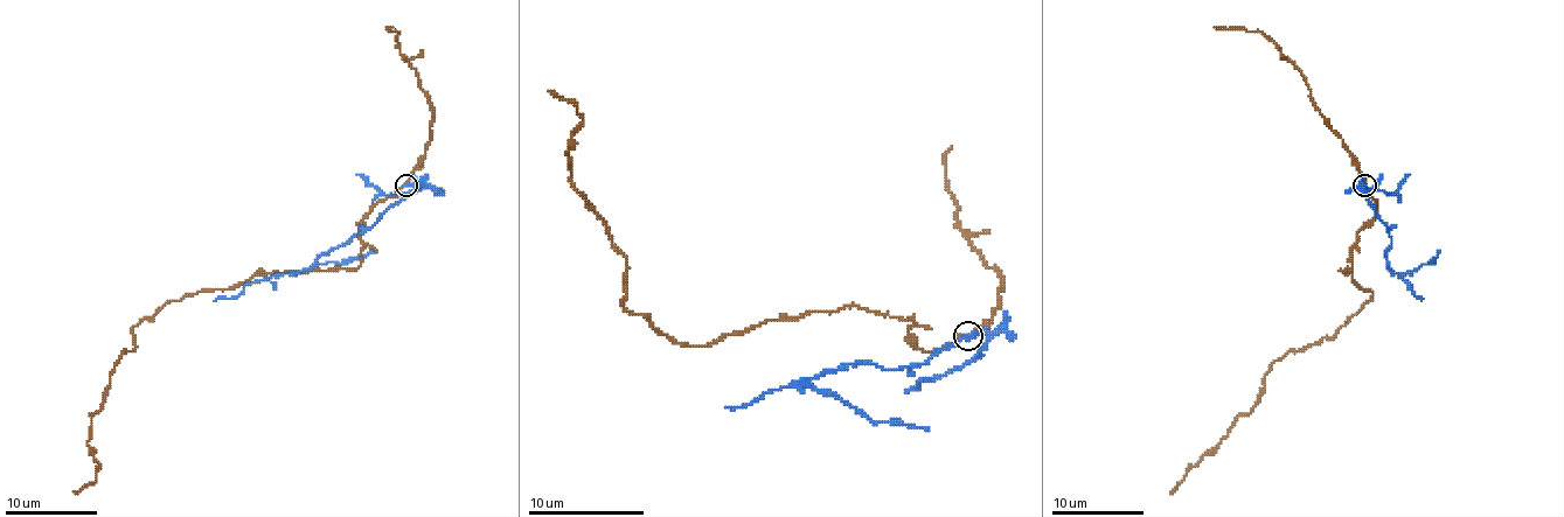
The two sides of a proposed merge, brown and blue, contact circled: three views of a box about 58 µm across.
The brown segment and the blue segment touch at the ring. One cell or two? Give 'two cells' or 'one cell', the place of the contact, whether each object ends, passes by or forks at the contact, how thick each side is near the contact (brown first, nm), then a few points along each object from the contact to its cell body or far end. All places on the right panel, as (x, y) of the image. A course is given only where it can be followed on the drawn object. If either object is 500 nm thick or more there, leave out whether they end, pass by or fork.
two cells; at (1364, 184); brown passes by; blue passes by; 180 nm thick on the brown side, 160 nm on the other; brown runs (1363, 183), (1375, 216), (1341, 271), (1370, 300), (1271, 365), (1258, 404), (1170, 491); blue runs (1363, 186), (1370, 207), (1387, 226), (1391, 245), (1387, 266), (1394, 273), (1432, 264), (1439, 252)

